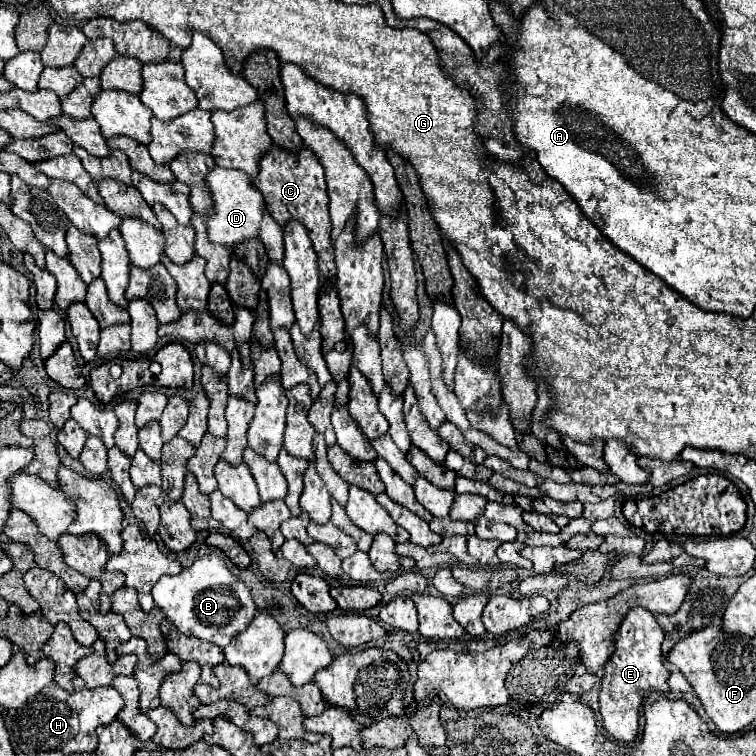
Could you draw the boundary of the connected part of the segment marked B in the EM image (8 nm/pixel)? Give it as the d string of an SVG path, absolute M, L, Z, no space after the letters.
M206 554L192 566L184 568L178 576L162 576L154 588L152 598L164 616L186 636L226 646L238 632L246 630L256 614L250 590L236 578L218 554Z

